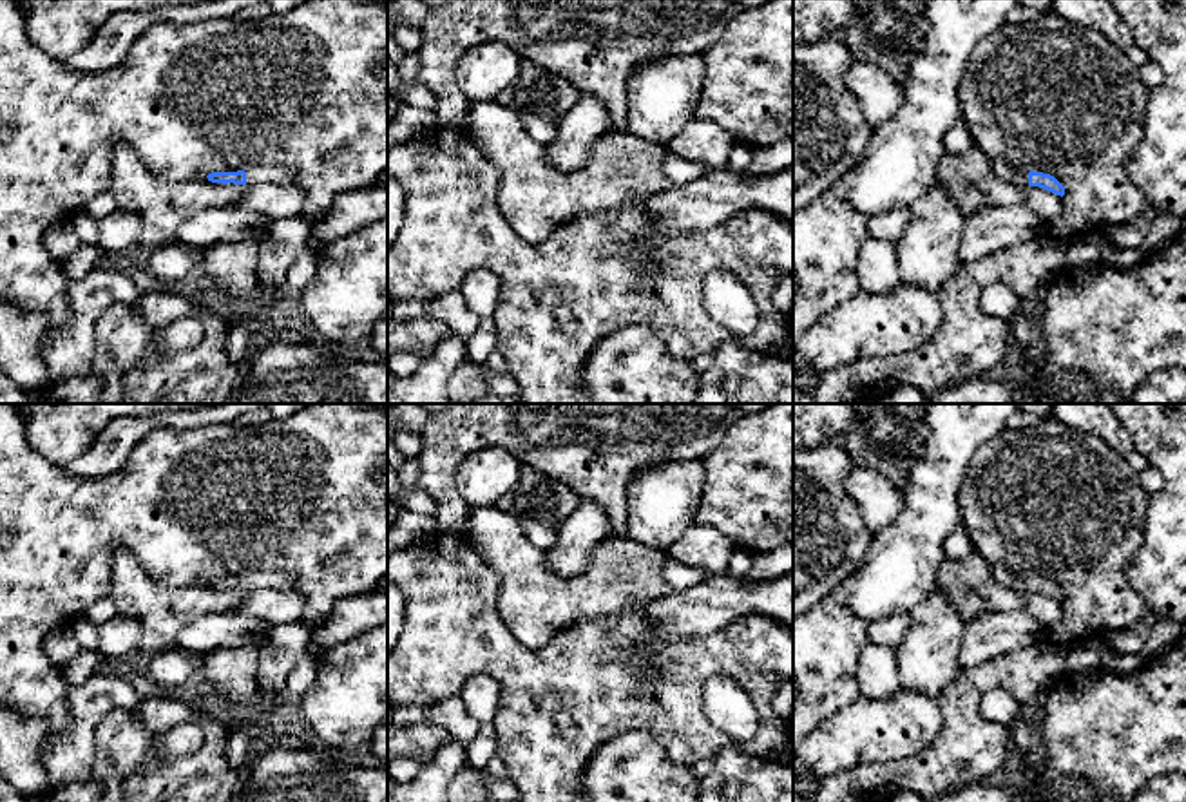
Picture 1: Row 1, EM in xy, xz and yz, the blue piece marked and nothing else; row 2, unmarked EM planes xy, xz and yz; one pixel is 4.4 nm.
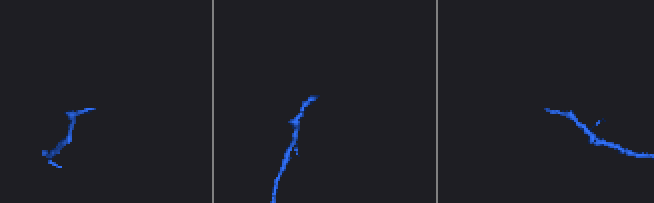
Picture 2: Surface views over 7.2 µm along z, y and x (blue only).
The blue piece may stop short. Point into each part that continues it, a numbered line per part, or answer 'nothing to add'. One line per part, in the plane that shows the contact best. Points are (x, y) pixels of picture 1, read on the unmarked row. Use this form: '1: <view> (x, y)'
1: xy (272, 580)

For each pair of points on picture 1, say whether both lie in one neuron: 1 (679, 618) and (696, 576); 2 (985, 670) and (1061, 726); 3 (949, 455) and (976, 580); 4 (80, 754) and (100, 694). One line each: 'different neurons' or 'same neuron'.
1: different neurons
2: different neurons
3: different neurons
4: same neuron

